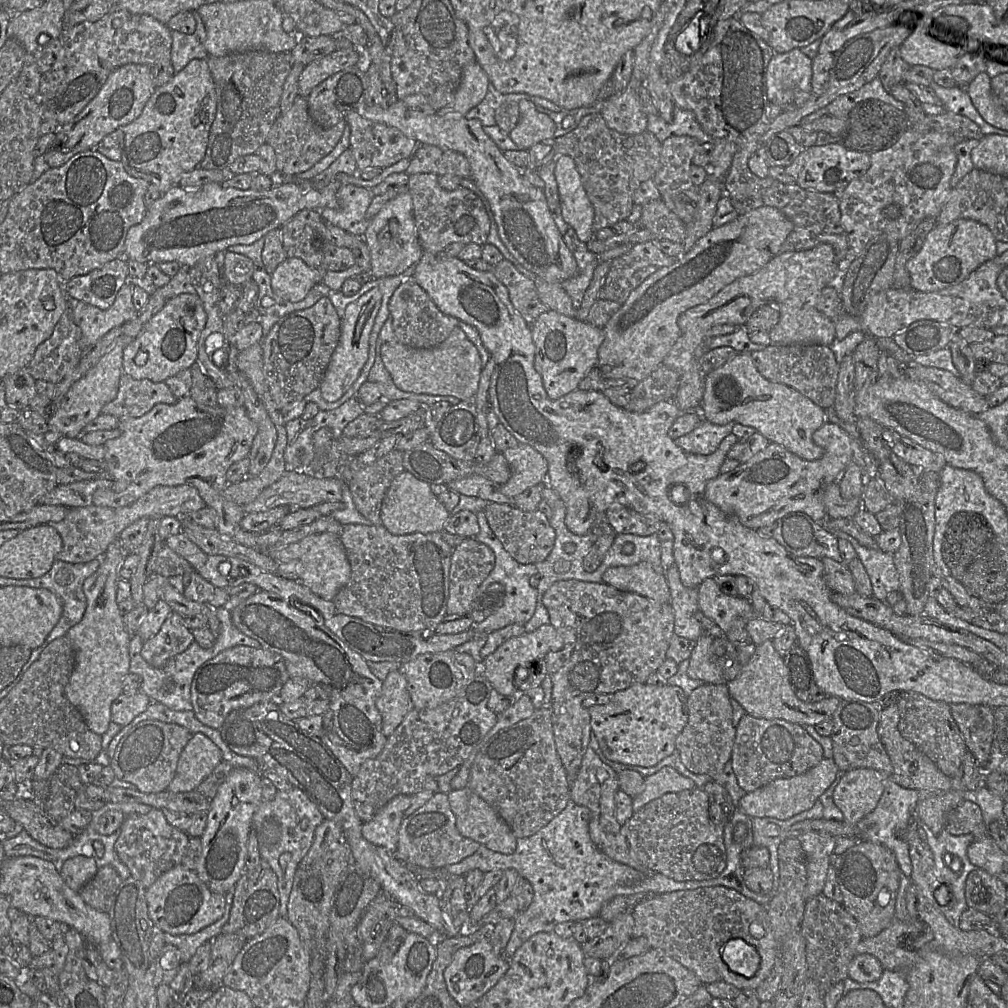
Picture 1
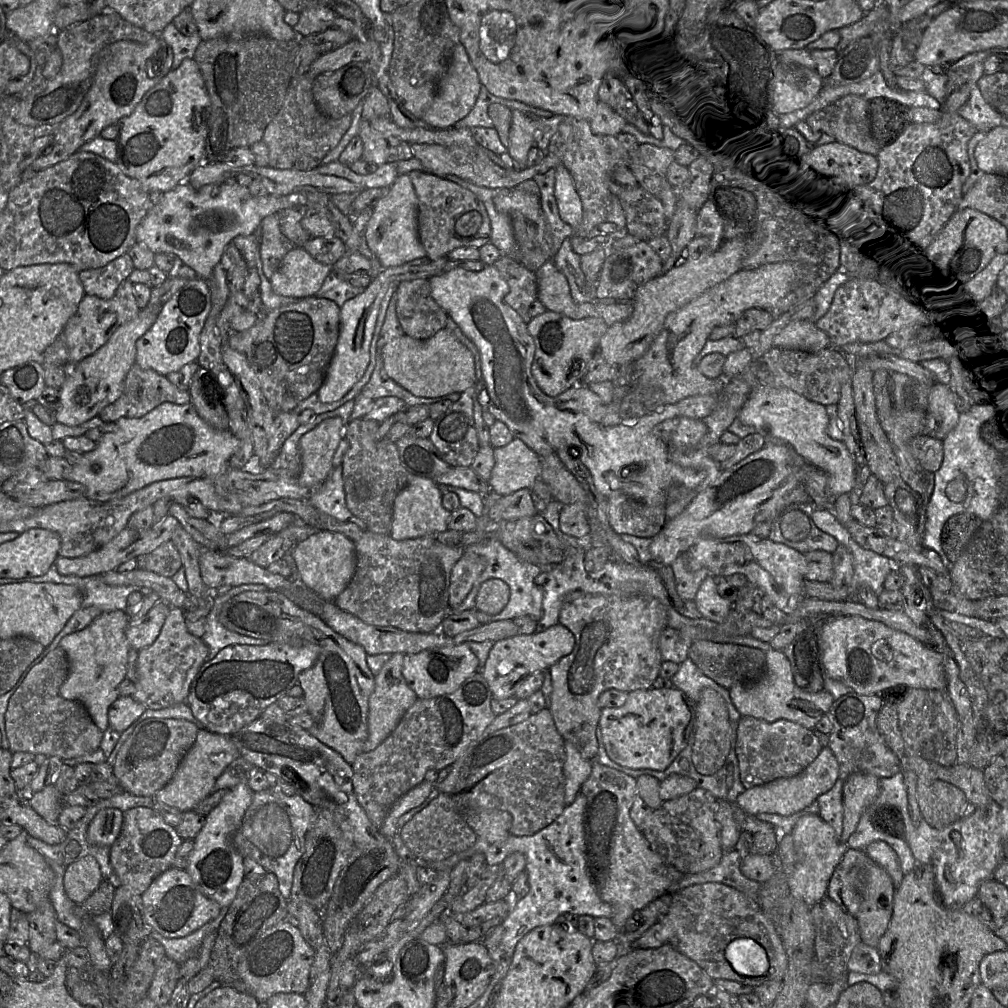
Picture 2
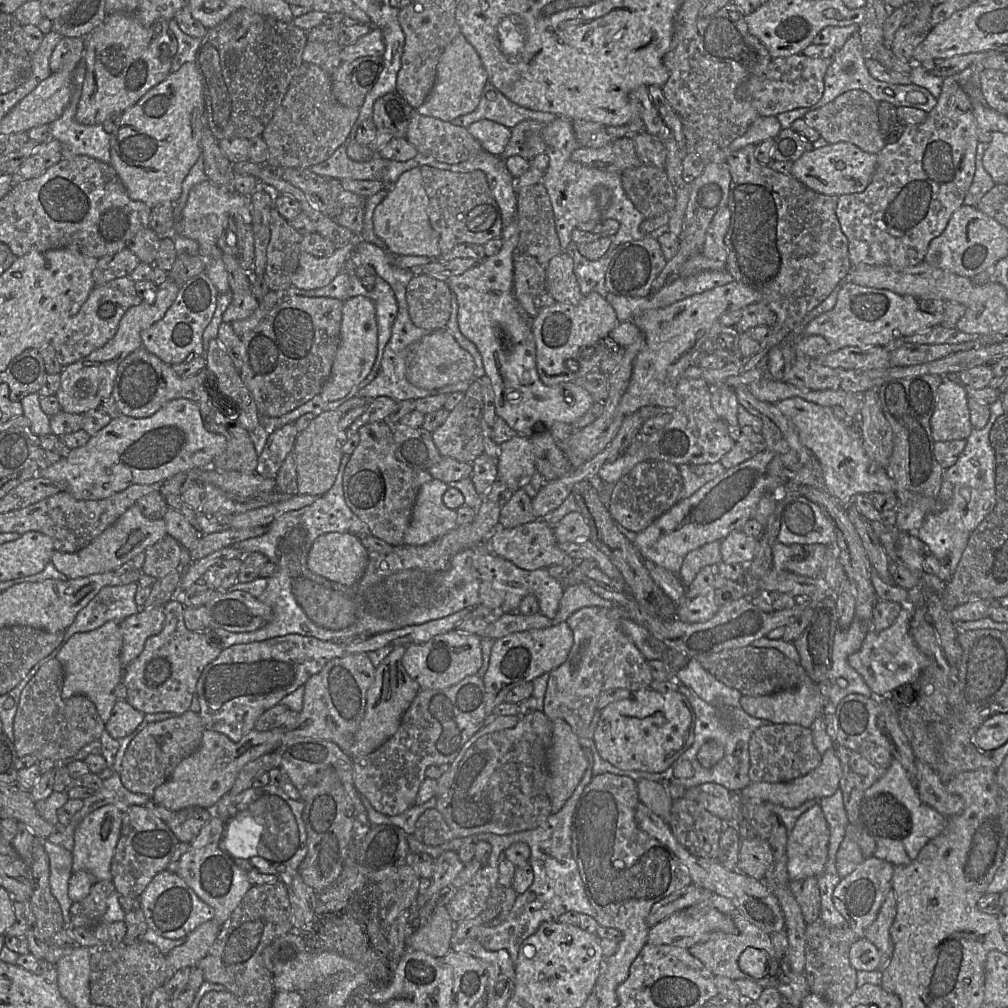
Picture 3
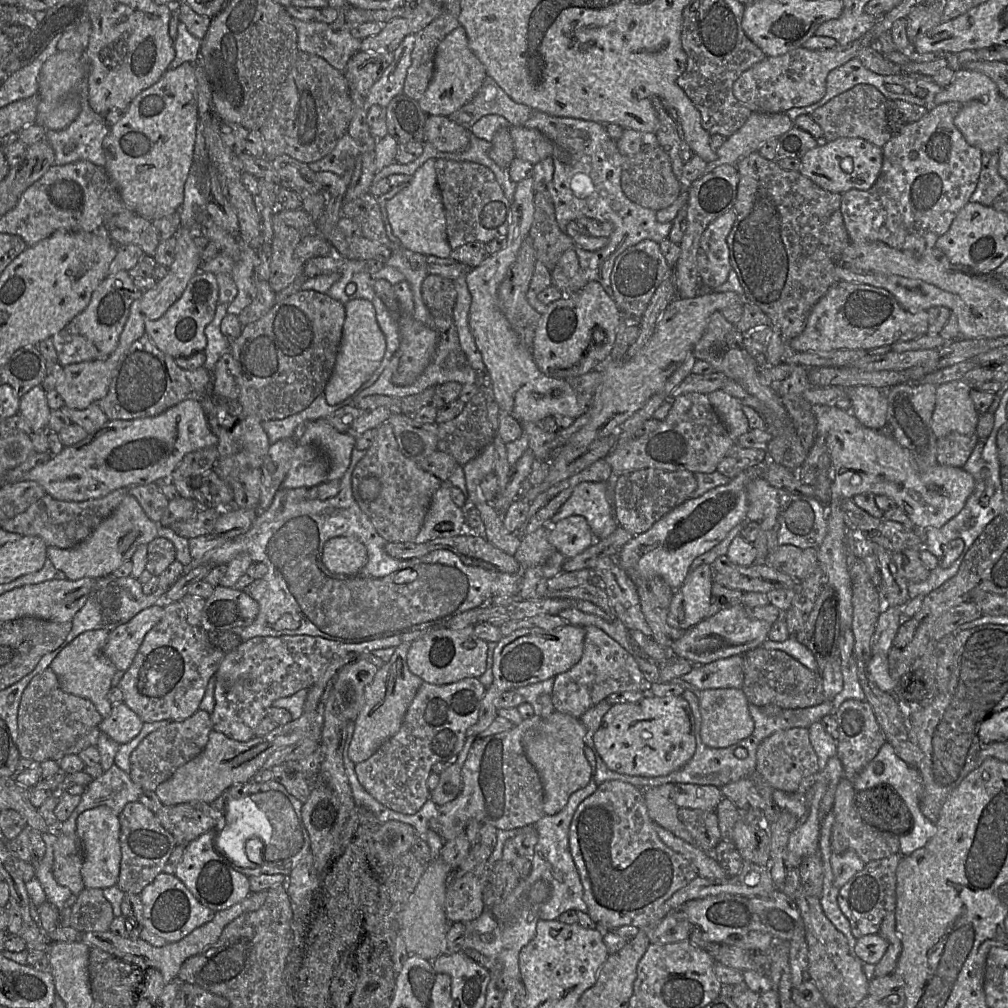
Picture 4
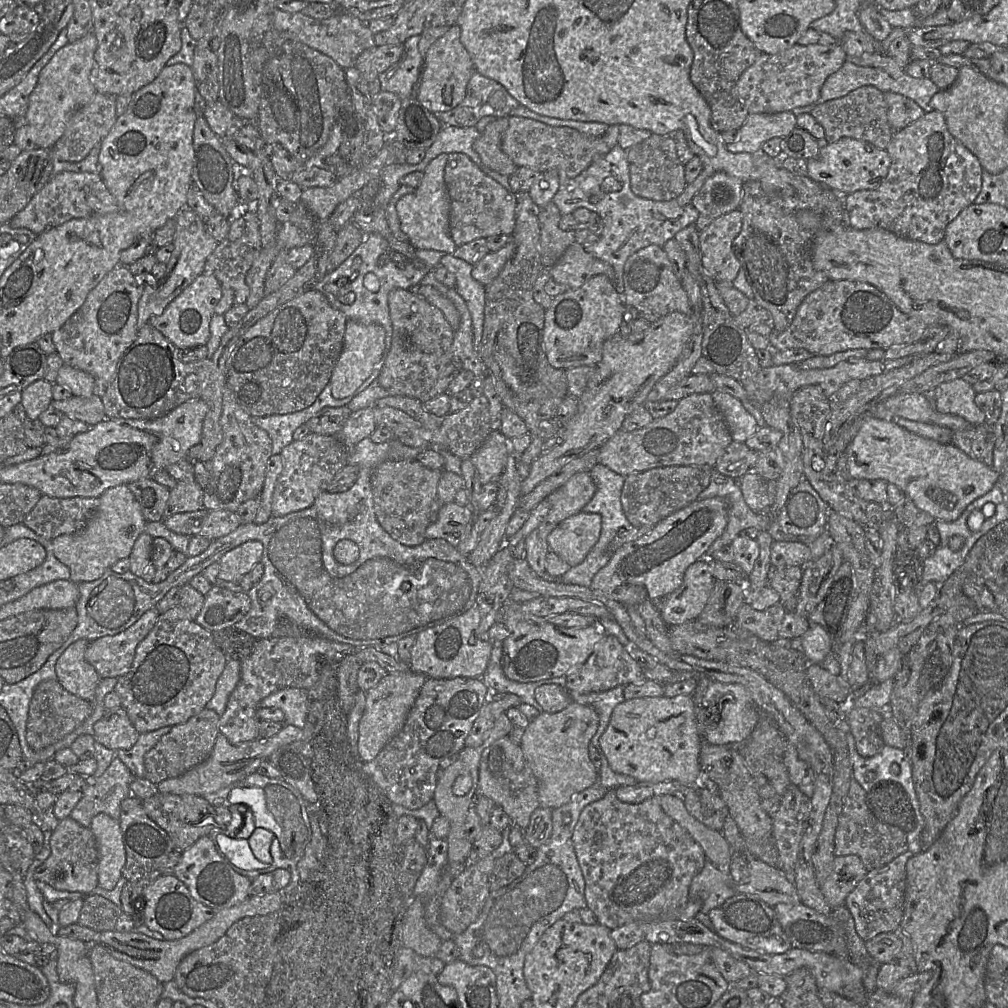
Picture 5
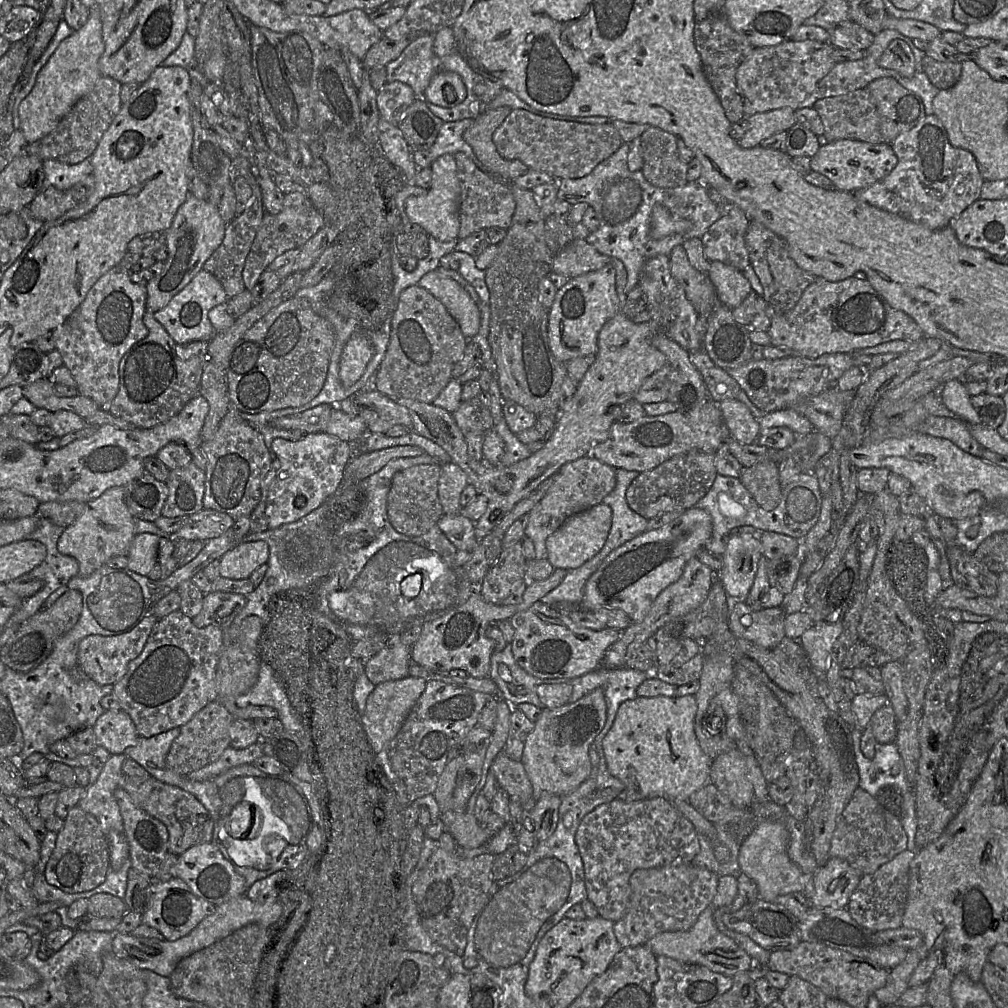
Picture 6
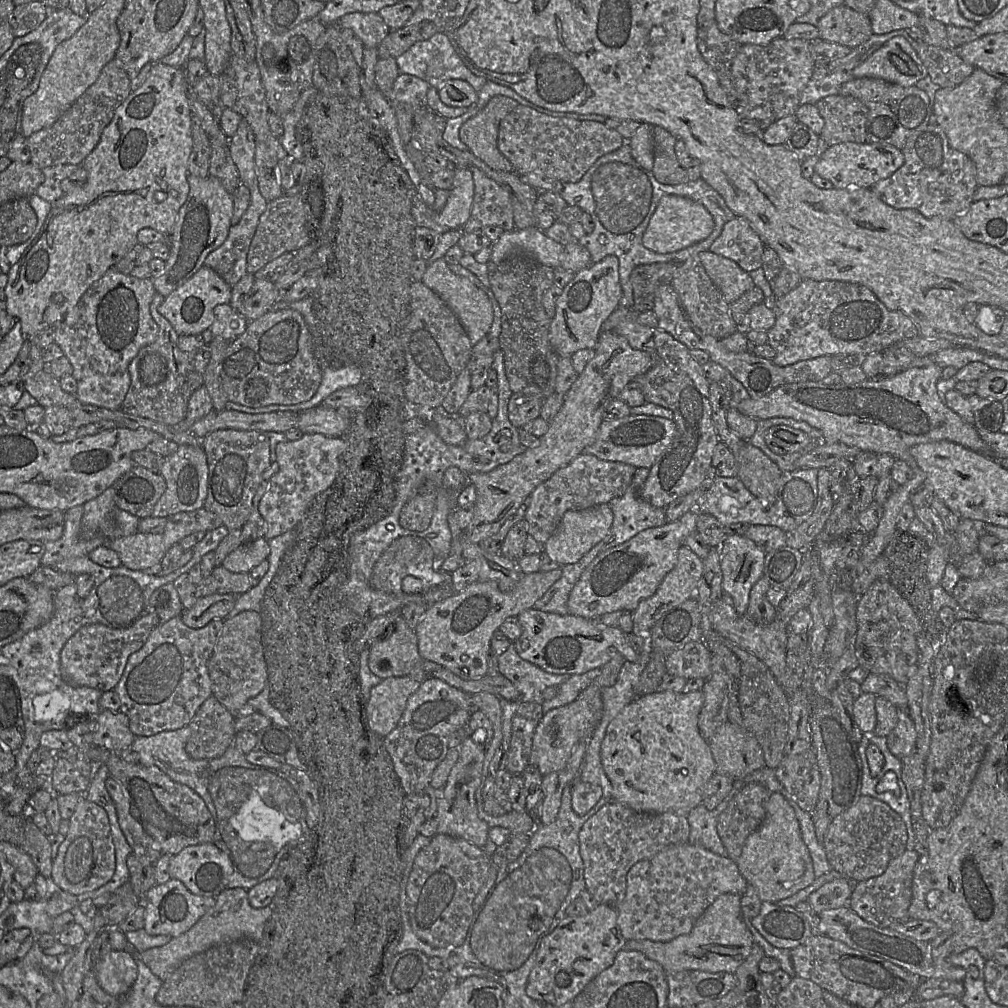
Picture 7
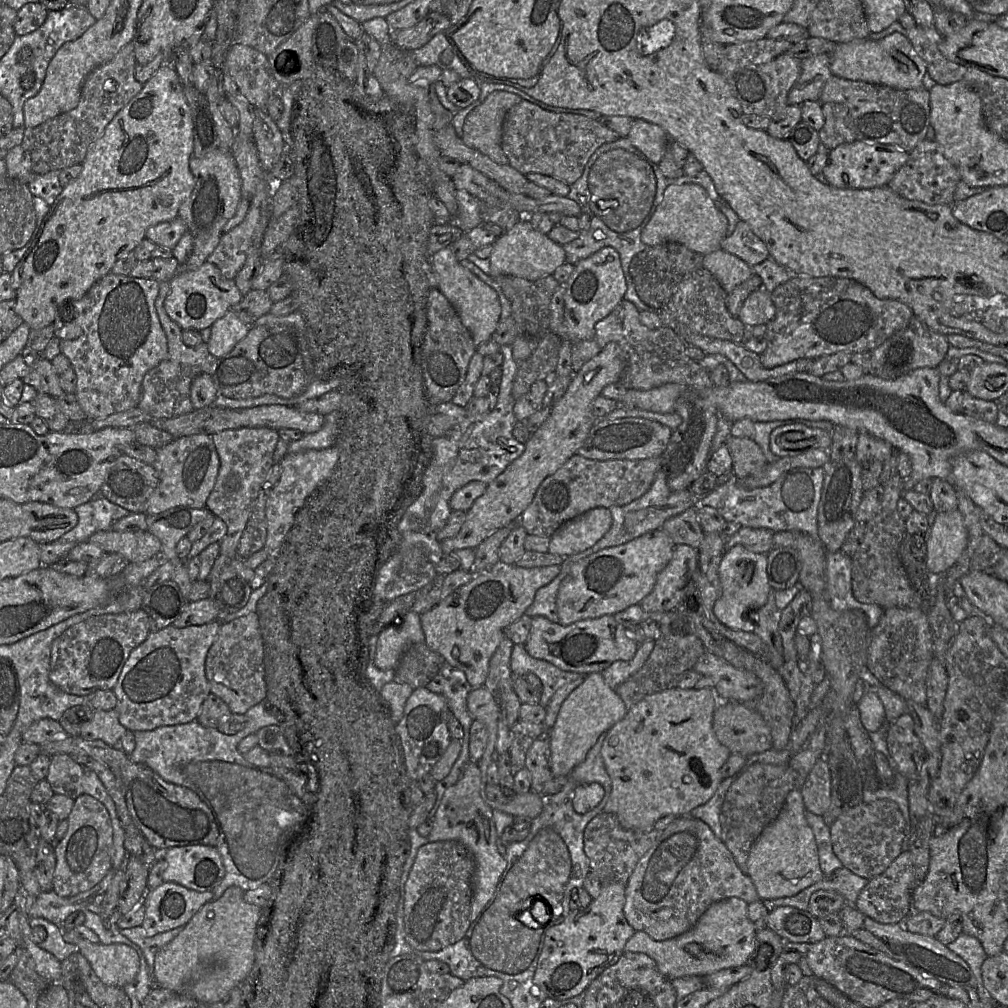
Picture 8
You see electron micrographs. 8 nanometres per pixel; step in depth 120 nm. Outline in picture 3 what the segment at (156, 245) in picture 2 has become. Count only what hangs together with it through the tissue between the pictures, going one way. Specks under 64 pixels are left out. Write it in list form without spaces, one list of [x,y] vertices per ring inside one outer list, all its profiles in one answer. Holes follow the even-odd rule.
[[[207,179],[191,189],[181,216],[176,221],[176,233],[195,240],[199,244],[198,255],[205,263],[205,273],[220,294],[230,292],[230,285],[217,241],[228,227],[229,219],[234,215],[239,215],[245,223],[252,224],[250,196],[227,190]]]

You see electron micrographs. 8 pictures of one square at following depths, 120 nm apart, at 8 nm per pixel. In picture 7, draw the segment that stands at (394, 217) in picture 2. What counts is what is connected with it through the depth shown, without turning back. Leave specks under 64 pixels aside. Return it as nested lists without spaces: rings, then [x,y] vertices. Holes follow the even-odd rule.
[[[455,168],[455,176],[449,197],[442,211],[434,220],[450,230],[459,230],[467,222],[473,204],[474,180],[469,168]]]

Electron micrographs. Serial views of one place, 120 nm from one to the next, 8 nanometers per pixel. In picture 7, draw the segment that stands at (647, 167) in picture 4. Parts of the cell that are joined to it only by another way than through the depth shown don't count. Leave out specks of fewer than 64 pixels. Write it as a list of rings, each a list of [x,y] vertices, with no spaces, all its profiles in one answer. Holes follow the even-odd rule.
[[[653,126],[653,167],[656,180],[661,184],[677,185],[688,181],[687,171],[677,160],[674,146],[677,138],[661,126]]]

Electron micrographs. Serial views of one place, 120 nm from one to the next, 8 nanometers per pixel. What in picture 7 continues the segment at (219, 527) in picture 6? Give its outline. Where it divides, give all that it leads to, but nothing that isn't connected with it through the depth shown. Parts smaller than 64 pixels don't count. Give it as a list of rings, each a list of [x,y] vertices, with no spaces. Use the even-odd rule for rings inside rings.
[[[204,507],[171,515],[167,517],[166,526],[162,534],[165,552],[190,534],[198,531],[211,531],[221,525],[221,519]]]

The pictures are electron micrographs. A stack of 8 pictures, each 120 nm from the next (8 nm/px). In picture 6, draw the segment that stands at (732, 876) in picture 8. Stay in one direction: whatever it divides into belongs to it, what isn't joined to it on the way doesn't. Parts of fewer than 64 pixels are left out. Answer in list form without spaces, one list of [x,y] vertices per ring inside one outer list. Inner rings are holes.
[[[673,862],[662,867],[636,869],[629,878],[630,906],[625,916],[614,923],[614,934],[621,947],[644,945],[662,932],[687,931],[717,892],[719,876],[705,868]]]

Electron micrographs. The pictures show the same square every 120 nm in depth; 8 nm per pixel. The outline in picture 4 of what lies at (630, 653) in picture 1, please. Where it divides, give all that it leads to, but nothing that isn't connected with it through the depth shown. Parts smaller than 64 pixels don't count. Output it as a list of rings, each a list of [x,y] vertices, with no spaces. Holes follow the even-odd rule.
[[[588,626],[584,629],[584,650],[580,661],[554,679],[551,697],[556,712],[580,719],[586,711],[611,694],[650,692],[651,683],[644,677],[633,655],[598,627]]]

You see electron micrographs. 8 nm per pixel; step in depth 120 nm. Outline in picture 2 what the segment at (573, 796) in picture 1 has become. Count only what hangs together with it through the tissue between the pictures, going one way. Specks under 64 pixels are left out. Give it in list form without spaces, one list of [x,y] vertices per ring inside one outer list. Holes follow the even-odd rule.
[[[591,761],[592,768],[580,791],[586,797],[586,807],[582,815],[581,835],[582,853],[585,869],[599,898],[611,906],[611,921],[616,927],[617,936],[622,932],[629,917],[650,902],[669,893],[669,889],[684,876],[675,867],[669,865],[650,845],[630,817],[630,808],[636,795],[636,779]]]

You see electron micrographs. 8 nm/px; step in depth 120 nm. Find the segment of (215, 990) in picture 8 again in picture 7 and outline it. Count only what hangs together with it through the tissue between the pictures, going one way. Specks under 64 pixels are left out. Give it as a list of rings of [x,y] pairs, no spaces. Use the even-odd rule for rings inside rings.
[[[226,888],[216,898],[211,907],[188,931],[173,937],[168,943],[139,952],[139,958],[162,981],[173,973],[186,959],[210,947],[239,940],[261,940],[264,927],[272,915],[271,905],[254,908],[248,900],[248,892],[243,888]]]

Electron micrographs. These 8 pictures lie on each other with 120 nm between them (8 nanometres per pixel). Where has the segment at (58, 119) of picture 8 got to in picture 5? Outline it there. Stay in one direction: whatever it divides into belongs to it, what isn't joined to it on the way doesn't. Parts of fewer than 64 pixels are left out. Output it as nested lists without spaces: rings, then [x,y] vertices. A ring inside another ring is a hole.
[[[96,92],[91,102],[72,116],[63,136],[53,146],[59,160],[80,162],[96,145],[101,145],[118,118],[116,98]]]

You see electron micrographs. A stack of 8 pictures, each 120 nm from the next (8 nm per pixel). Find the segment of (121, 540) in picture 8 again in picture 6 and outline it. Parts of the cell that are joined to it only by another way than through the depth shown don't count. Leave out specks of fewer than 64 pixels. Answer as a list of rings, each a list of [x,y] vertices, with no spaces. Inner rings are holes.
[[[151,533],[136,534],[129,548],[127,568],[147,576],[157,562],[160,537]]]

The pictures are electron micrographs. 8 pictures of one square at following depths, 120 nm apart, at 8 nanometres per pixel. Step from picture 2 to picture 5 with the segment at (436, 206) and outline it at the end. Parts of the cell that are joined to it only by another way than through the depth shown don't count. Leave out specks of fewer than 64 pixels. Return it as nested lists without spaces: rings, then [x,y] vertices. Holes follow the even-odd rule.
[[[459,152],[448,154],[444,179],[451,203],[450,233],[457,247],[478,238],[513,234],[517,218],[516,192],[507,190],[485,174],[469,156]]]

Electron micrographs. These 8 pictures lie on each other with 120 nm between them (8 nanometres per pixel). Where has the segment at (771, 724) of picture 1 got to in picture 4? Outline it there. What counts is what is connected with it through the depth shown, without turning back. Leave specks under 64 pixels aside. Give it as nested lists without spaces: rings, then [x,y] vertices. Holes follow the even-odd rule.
[[[791,728],[764,739],[756,752],[756,772],[776,790],[795,793],[800,783],[819,772],[818,755],[810,741],[808,728]]]

